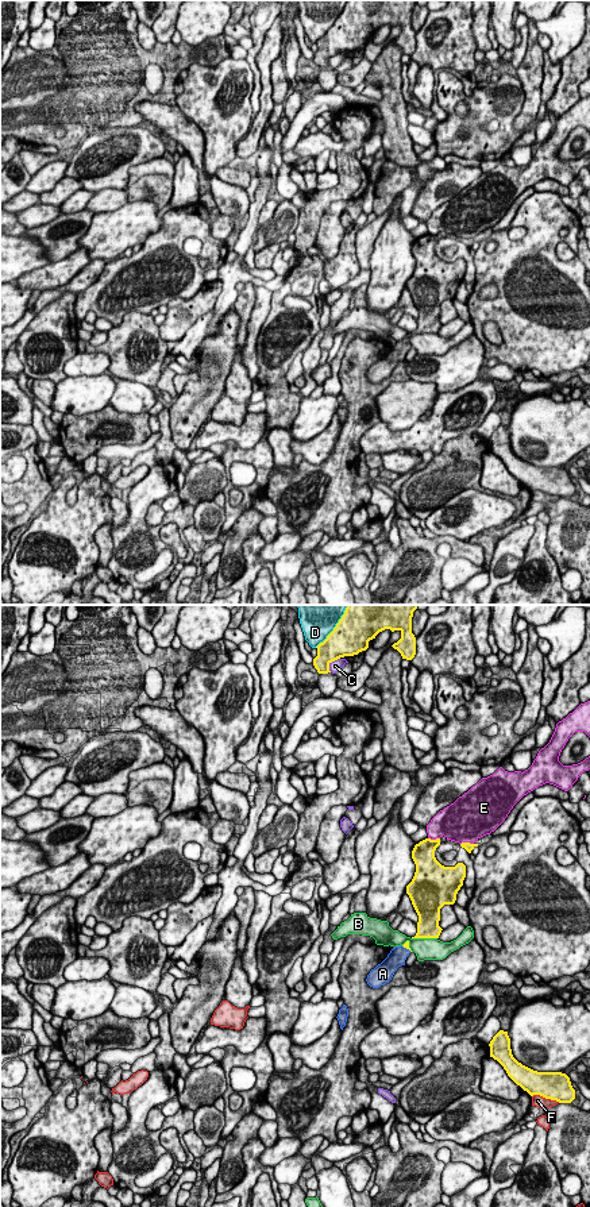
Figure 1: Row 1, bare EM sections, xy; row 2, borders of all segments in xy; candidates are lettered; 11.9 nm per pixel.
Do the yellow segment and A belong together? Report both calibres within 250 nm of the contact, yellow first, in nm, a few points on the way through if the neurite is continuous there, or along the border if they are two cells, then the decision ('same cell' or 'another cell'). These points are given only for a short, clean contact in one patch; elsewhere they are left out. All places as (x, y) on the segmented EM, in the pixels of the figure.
calibres 60 and 220 nm; way xy (407, 944), (407, 948), (397, 956); same cell

